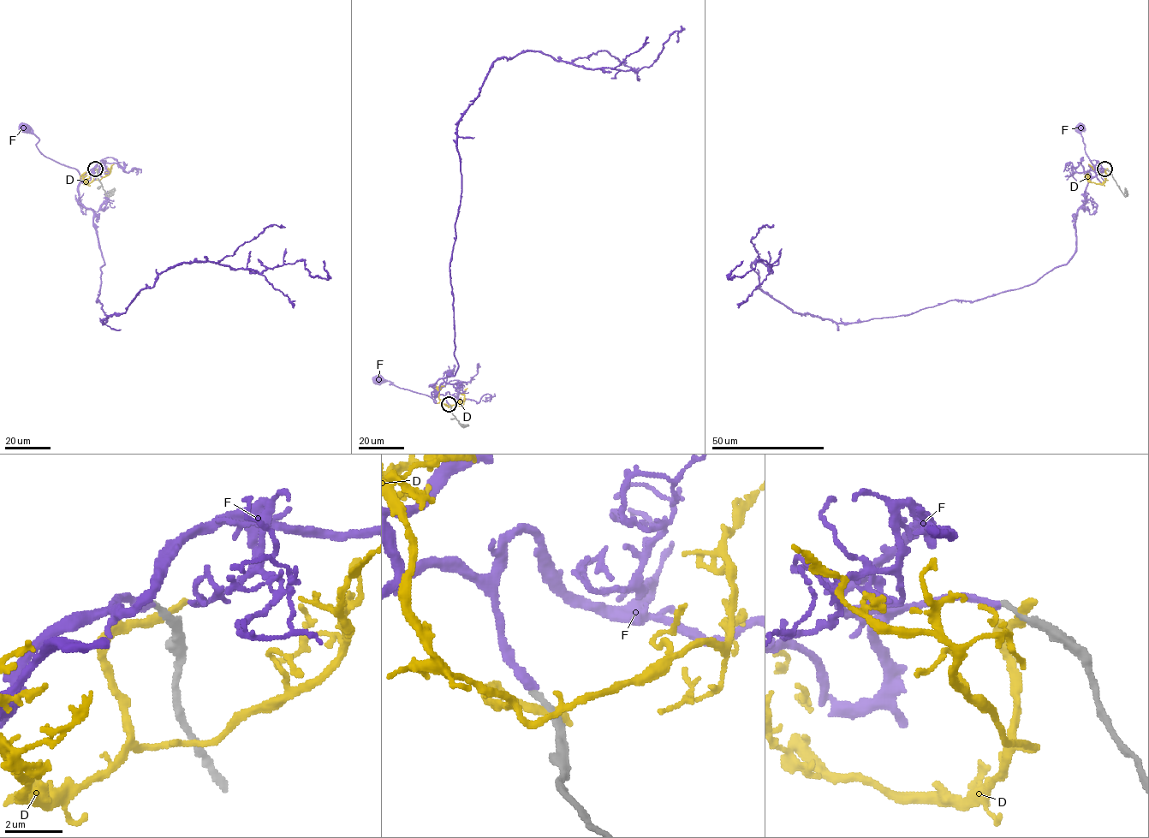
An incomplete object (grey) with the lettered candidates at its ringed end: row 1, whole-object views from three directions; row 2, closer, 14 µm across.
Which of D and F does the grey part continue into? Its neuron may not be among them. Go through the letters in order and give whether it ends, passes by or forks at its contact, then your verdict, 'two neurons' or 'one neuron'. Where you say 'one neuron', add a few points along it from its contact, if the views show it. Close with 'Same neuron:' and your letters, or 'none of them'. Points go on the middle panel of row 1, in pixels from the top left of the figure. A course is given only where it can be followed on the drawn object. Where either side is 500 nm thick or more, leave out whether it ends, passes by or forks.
D: it ends | two neurons
F: it ends | one neuron | via (449, 404), (441, 395), (434, 398), (435, 403), (429, 396), (400, 388), (380, 377), (378, 379)
Same neuron: F

